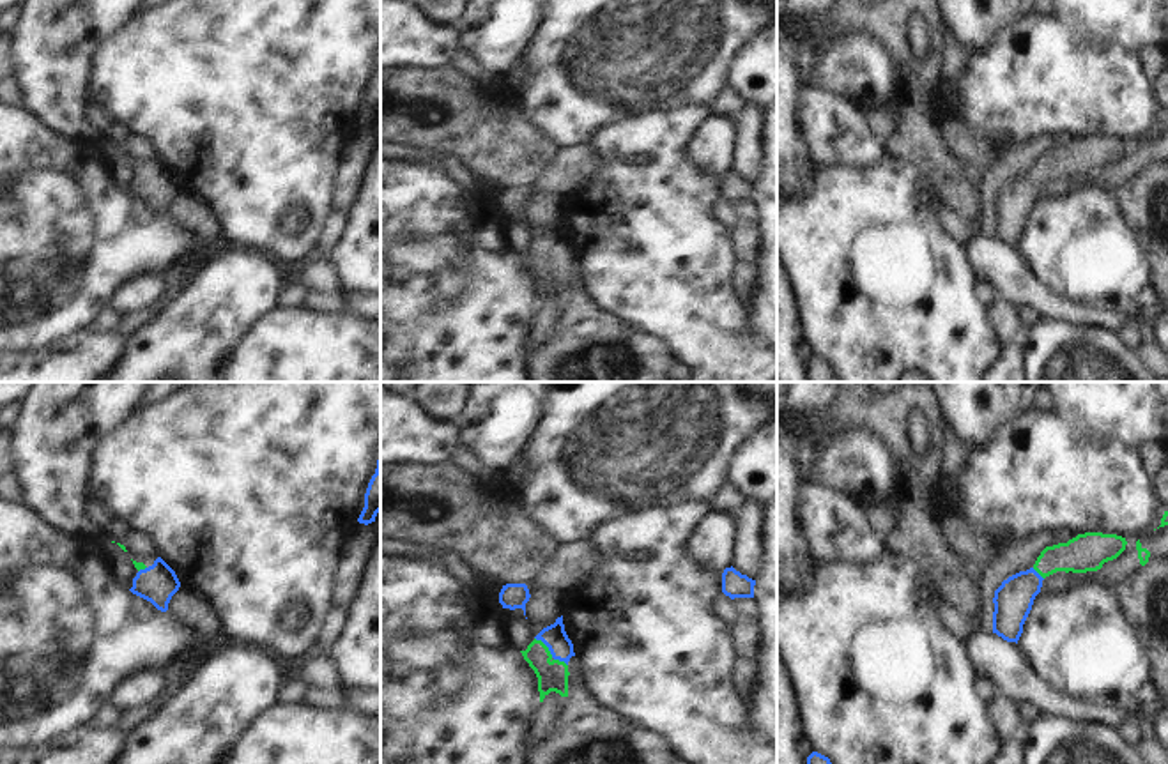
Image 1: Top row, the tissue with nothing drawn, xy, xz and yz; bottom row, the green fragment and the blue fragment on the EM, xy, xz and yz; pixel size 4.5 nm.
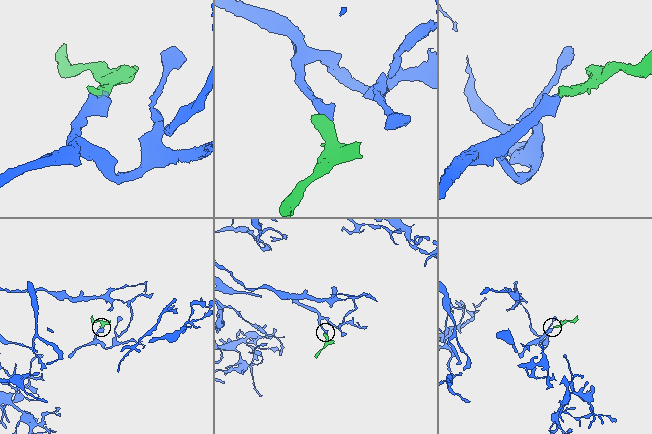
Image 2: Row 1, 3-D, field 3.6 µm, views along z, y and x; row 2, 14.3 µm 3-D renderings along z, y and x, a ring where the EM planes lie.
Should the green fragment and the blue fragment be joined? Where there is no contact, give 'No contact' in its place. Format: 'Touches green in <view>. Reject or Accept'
Touches green in xz. Accept.

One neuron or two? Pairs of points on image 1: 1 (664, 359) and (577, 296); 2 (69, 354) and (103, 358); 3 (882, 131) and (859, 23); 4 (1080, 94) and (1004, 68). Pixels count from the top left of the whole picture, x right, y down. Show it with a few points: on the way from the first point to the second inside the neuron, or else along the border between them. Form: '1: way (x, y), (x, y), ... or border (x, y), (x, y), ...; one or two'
1: way (641, 354), (625, 338), (616, 338), (597, 319); one
2: way (78, 358), (94, 358); one
3: border (878, 106), (891, 108), (896, 114), (896, 131); two
4: way (1060, 82), (1023, 78); one

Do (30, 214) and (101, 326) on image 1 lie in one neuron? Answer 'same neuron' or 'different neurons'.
different neurons

